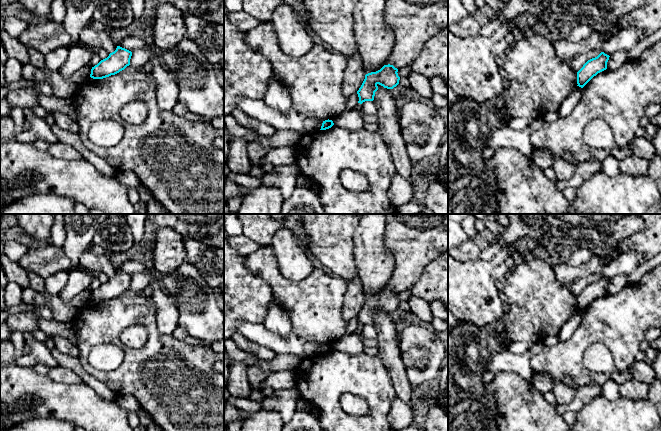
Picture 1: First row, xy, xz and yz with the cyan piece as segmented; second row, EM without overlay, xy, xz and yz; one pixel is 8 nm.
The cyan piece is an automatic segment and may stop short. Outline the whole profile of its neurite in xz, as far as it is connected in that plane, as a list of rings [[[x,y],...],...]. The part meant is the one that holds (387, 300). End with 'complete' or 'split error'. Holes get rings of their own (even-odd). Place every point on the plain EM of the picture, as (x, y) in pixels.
[[[388,288],[376,296],[366,298],[361,311],[357,315],[358,327],[362,328],[365,325],[373,325],[375,316],[378,314],[378,308],[387,313],[396,311],[400,304],[397,296],[397,292]]]; complete

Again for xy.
[[[117,270],[116,274],[110,277],[107,282],[92,291],[90,301],[103,303],[119,297],[130,289],[131,280],[131,275]]]; complete

